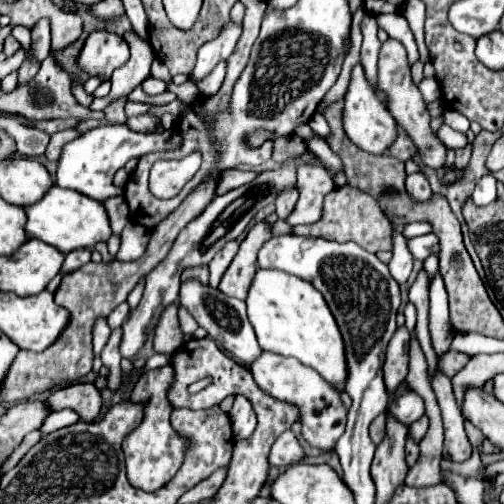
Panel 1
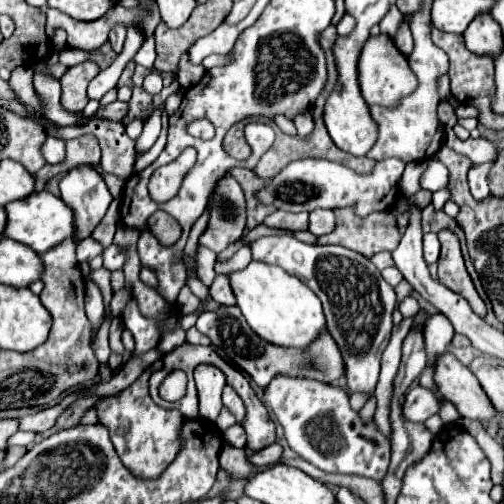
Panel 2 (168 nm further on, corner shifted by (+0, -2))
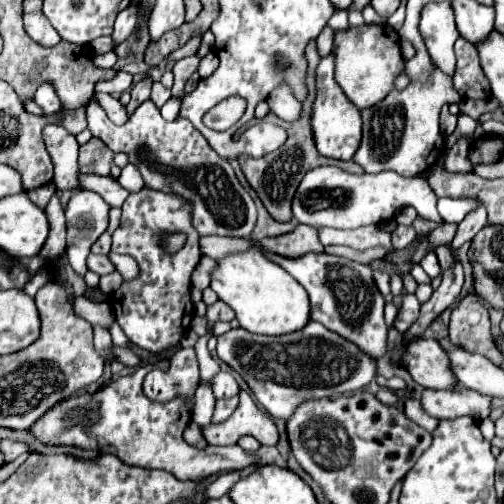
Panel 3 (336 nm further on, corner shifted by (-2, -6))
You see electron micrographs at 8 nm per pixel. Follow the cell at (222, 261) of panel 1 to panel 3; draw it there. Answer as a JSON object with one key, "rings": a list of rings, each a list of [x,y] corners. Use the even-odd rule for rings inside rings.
{"rings":[[[92,98],[86,106],[86,120],[88,120],[88,128],[92,130],[92,136],[104,140],[104,144],[108,144],[108,148],[112,152],[126,152],[130,156],[130,162],[136,164],[142,172],[144,184],[156,190],[166,190],[166,192],[178,192],[180,196],[188,198],[192,202],[192,224],[198,230],[200,236],[234,236],[234,238],[250,238],[250,232],[254,230],[256,224],[256,206],[254,200],[250,198],[250,194],[246,192],[246,188],[238,182],[232,166],[228,160],[220,158],[208,144],[208,140],[180,140],[178,138],[178,128],[188,122],[188,120],[174,120],[174,122],[166,122],[160,116],[160,110],[156,108],[156,104],[148,99],[143,102],[135,111],[128,121],[120,126],[116,126],[106,120],[104,110],[100,108],[98,100]]]}

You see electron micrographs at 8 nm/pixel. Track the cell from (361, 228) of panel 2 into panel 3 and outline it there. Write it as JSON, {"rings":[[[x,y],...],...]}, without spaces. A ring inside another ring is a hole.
{"rings":[[[396,224],[394,232],[392,232],[392,246],[394,246],[396,250],[402,250],[402,248],[406,248],[414,238],[416,238],[416,232],[414,232],[412,226],[400,226],[400,224]]]}

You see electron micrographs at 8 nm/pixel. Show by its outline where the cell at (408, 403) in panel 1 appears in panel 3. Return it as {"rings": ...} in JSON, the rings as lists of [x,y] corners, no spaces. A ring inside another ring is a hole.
{"rings":[[[470,388],[462,390],[424,390],[422,392],[422,408],[426,414],[444,420],[458,416],[472,418],[488,418],[490,414],[490,396],[480,396]]]}

